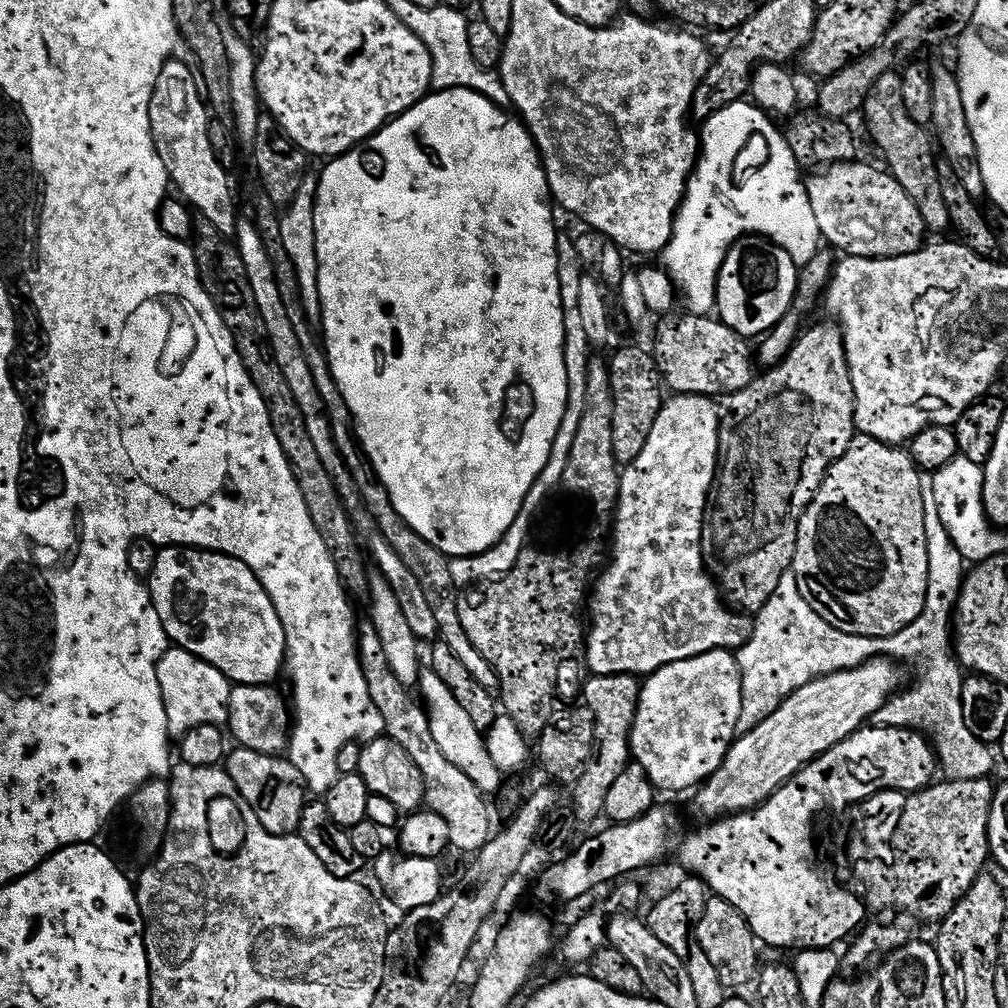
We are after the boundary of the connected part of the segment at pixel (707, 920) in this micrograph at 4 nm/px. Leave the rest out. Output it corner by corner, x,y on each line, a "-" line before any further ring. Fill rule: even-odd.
717,895
708,899
702,918
696,927
696,937
698,946
702,946
702,954
710,958
726,990
744,988
751,980
753,983
757,979
758,969
762,964
759,952
761,949
758,947
756,936
750,930
746,918
734,906
730,906
730,902
726,902

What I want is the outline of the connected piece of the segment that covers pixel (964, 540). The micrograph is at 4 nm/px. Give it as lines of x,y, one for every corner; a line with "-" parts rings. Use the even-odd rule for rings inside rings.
958,454
946,466
931,473
930,480
930,494
934,502
938,502
938,518
942,518
942,526
946,526
958,554
962,554
964,561
978,565
1005,551
1006,544
1000,537
1003,535
994,530
988,515
984,513
984,470
981,465

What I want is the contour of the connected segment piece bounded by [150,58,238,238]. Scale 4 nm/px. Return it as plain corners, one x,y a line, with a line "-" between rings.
180,58
166,61
158,74
154,98
150,98
150,122
156,149
175,191
177,188
181,192
177,193
194,206
203,219
214,222
223,236
235,237
238,215
232,201
232,184
228,181
230,172
214,158
208,133
210,109
202,95
197,73
193,69
191,72

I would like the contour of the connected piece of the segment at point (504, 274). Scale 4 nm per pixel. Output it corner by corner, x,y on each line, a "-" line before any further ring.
446,88
433,91
431,94
419,100
414,107
406,110
395,120
388,121
376,135
371,136
363,144
357,144
355,148
345,152
342,156
329,159
324,168
324,173
319,173
316,186
316,209
314,210
314,230
318,242
318,294
320,295
320,319
322,332
322,347
328,353
328,365
332,371
334,382
346,402
346,406
352,415
352,422
356,439
360,441
360,447
368,463
371,464
376,479
380,485
390,494
390,502
394,502
394,510
402,514
402,518
430,546
434,546
443,556
455,558
458,556
477,556
486,550
490,550
514,526
514,518
518,518
525,511
524,503
539,476
545,475
544,468
553,459
552,447
556,444
558,430
566,415
568,405
568,375
566,374
566,354
564,353
564,303
562,302
562,290
560,289
560,259
558,258
558,246
556,237
558,229
552,221
552,208
550,193
548,191
548,179
544,173
544,164
540,160
540,152
527,126
519,115
496,105
493,100
478,94
469,88

